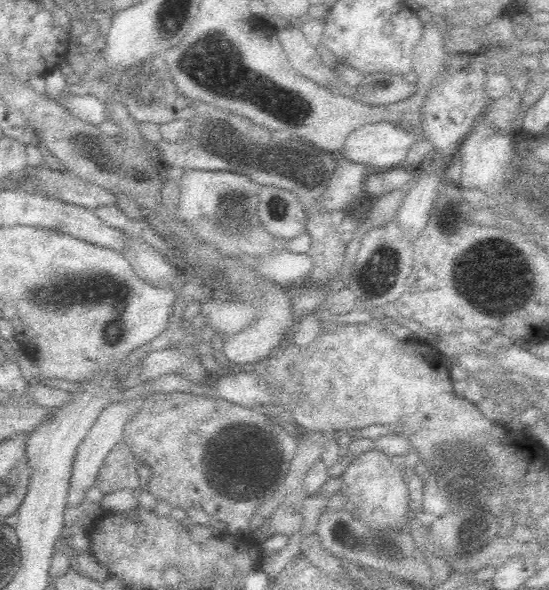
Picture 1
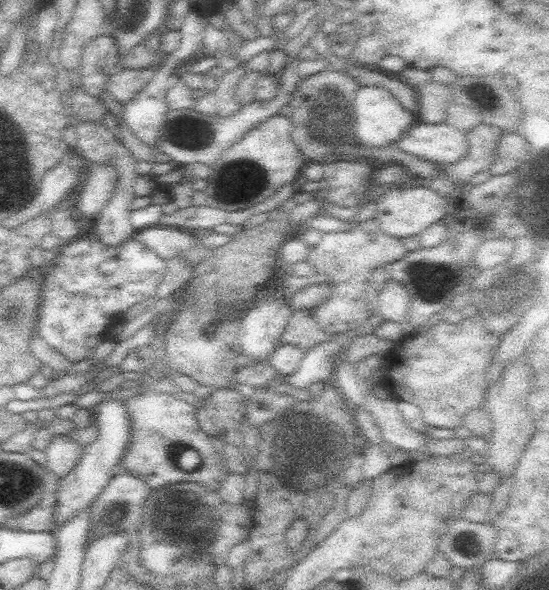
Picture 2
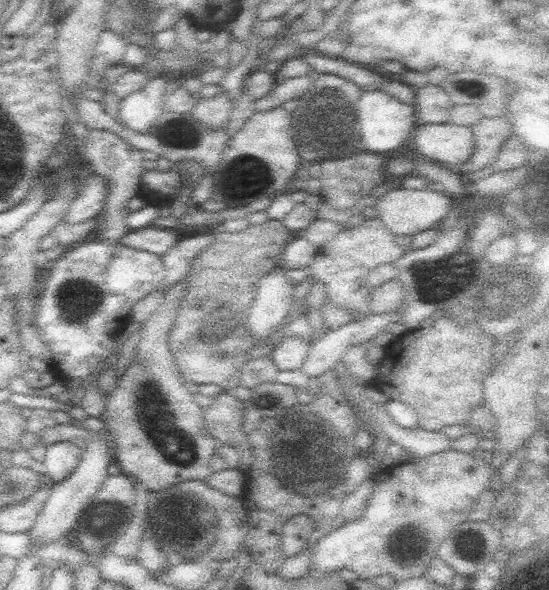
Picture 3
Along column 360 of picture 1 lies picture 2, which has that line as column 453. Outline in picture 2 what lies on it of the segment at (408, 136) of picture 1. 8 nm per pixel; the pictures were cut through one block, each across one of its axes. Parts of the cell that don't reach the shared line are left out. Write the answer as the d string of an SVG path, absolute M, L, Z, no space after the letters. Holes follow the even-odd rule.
M416 121L395 144L407 155L431 162L453 164L467 152L466 132L447 123L427 124Z

